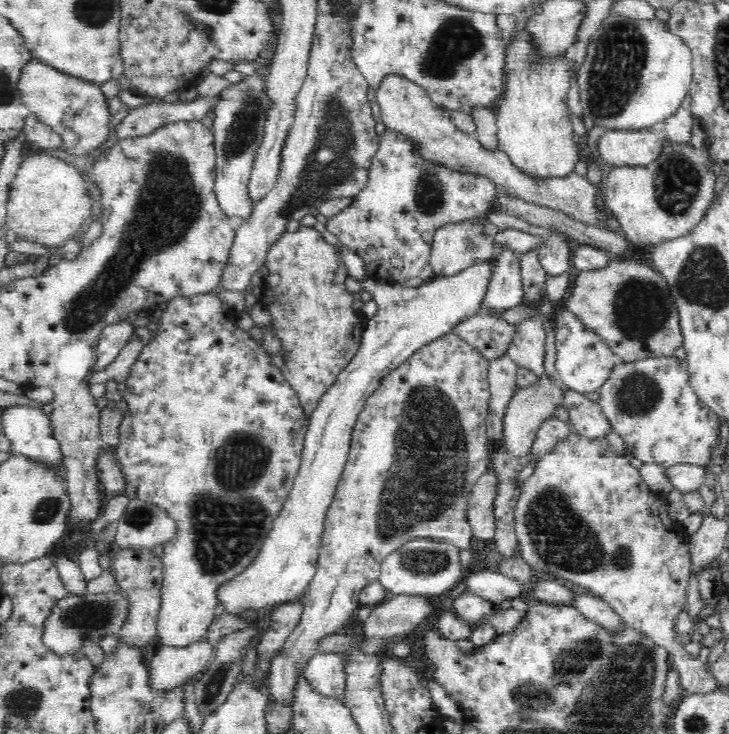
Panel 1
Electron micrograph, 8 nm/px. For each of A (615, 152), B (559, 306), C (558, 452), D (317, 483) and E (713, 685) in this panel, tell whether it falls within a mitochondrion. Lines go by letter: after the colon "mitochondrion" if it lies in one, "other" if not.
A: other
B: other
C: other
D: other
E: other

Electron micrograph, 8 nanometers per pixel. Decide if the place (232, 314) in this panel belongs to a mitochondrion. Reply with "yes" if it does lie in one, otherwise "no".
no

